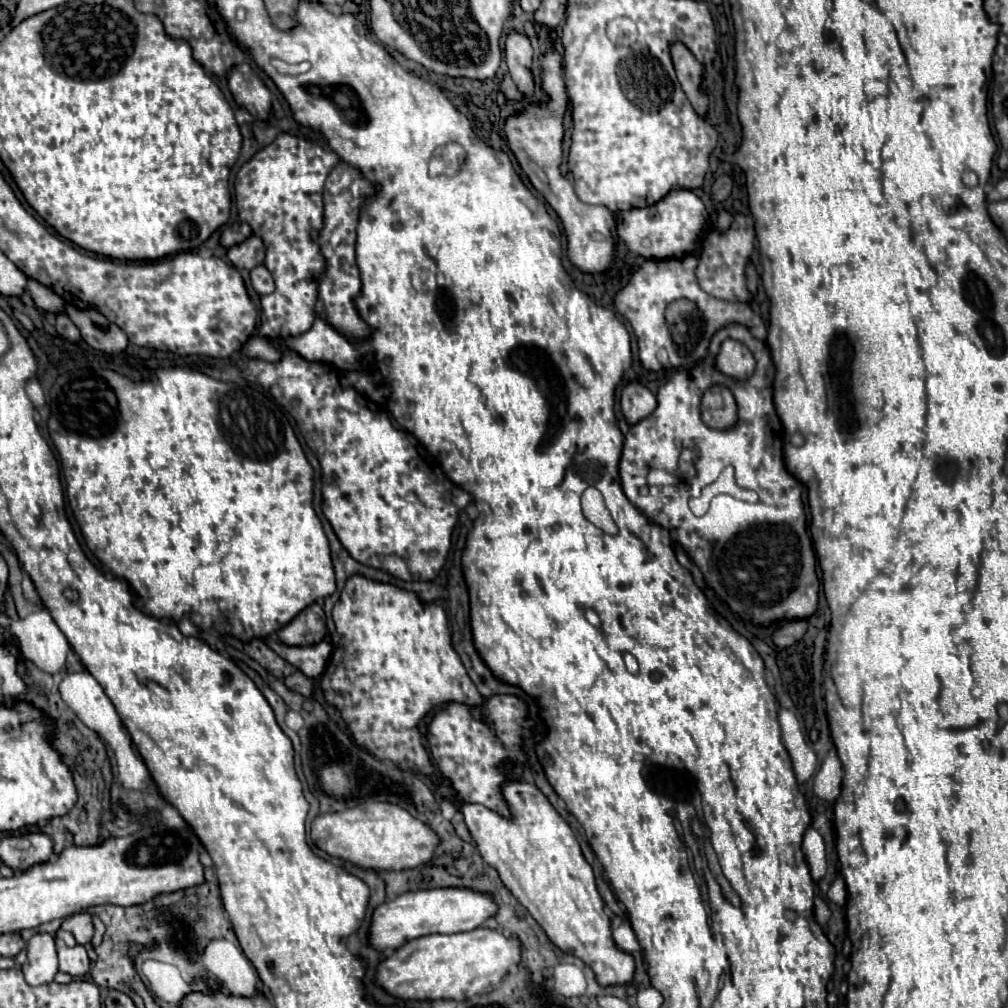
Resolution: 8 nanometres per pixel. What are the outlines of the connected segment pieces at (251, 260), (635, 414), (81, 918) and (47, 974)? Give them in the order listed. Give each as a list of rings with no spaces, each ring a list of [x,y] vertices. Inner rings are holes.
[[[252,235],[244,243],[230,247],[226,255],[236,269],[254,269],[264,263],[264,243],[260,237]]]
[[[628,383],[622,389],[620,409],[628,425],[636,425],[640,419],[648,417],[656,409],[656,403],[658,403],[656,395],[650,389],[642,387],[640,383]]]
[[[76,913],[70,915],[68,919],[64,919],[62,923],[64,931],[70,931],[78,943],[86,945],[90,943],[92,935],[94,935],[94,925],[92,925],[92,915],[90,913]]]
[[[34,933],[28,941],[28,957],[22,965],[22,973],[28,985],[50,983],[58,973],[58,957],[54,935]]]

